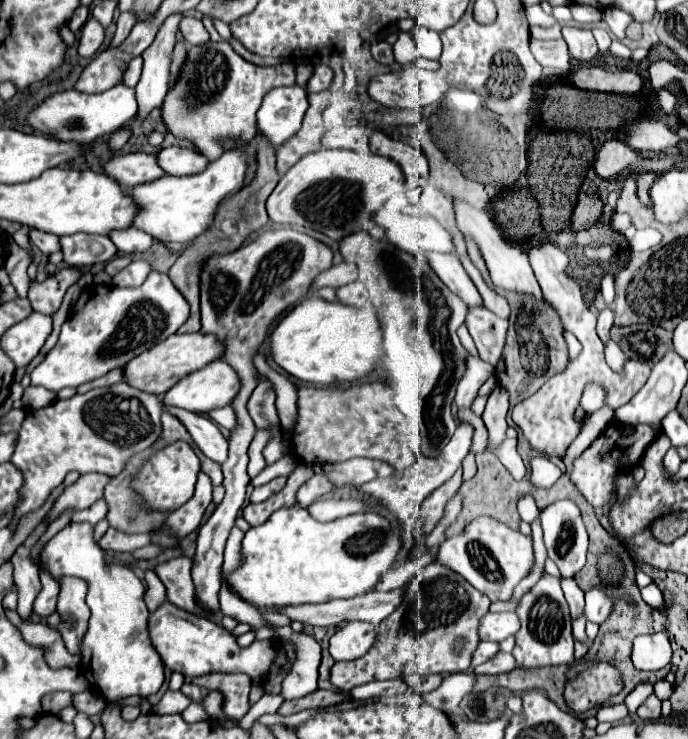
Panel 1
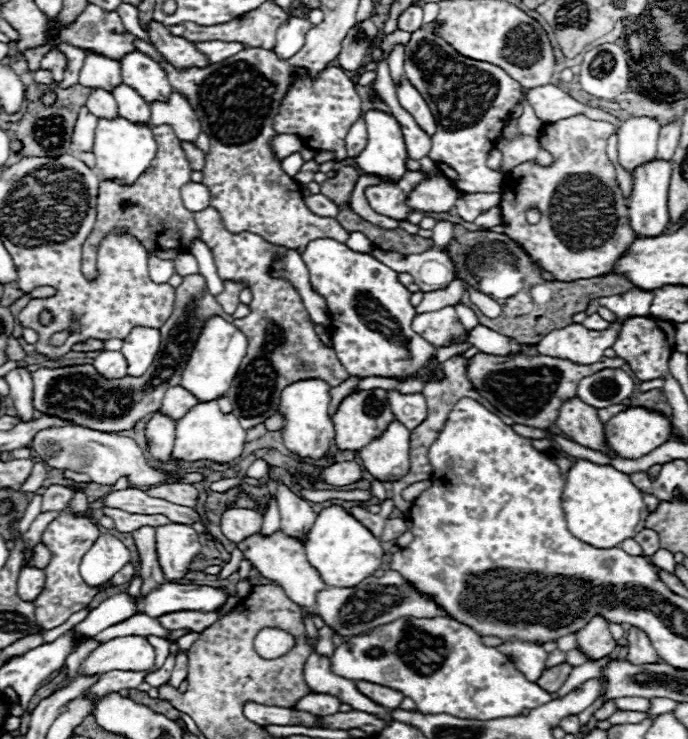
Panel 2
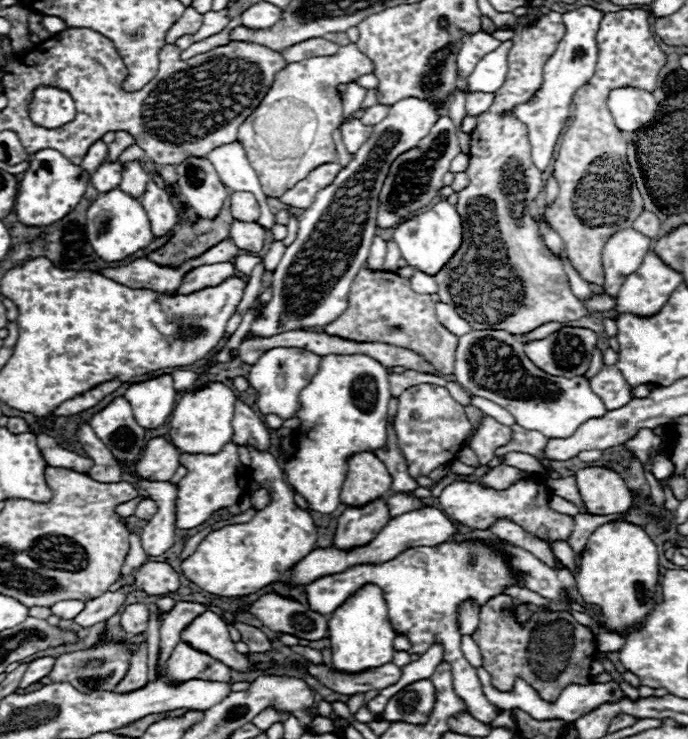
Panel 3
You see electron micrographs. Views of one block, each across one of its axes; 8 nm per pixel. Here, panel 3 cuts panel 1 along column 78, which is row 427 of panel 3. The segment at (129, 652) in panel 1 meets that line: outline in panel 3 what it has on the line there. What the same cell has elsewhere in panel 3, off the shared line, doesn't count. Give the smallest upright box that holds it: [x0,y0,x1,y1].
[454,330,606,438]

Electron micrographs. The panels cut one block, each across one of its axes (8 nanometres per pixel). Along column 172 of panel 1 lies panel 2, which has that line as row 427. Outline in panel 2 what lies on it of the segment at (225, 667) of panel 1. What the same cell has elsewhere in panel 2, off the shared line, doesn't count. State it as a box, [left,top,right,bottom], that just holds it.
[604,406,670,458]

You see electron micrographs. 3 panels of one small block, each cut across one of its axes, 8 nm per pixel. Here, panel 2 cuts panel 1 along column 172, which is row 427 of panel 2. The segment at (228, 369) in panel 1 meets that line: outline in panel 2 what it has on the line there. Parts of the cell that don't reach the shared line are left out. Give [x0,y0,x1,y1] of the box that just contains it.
[358,420,410,482]

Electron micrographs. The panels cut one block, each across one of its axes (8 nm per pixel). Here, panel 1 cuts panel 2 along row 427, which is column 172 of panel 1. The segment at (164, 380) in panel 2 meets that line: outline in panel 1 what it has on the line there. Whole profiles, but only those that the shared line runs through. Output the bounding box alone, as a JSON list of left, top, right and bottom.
[162,42,296,162]

